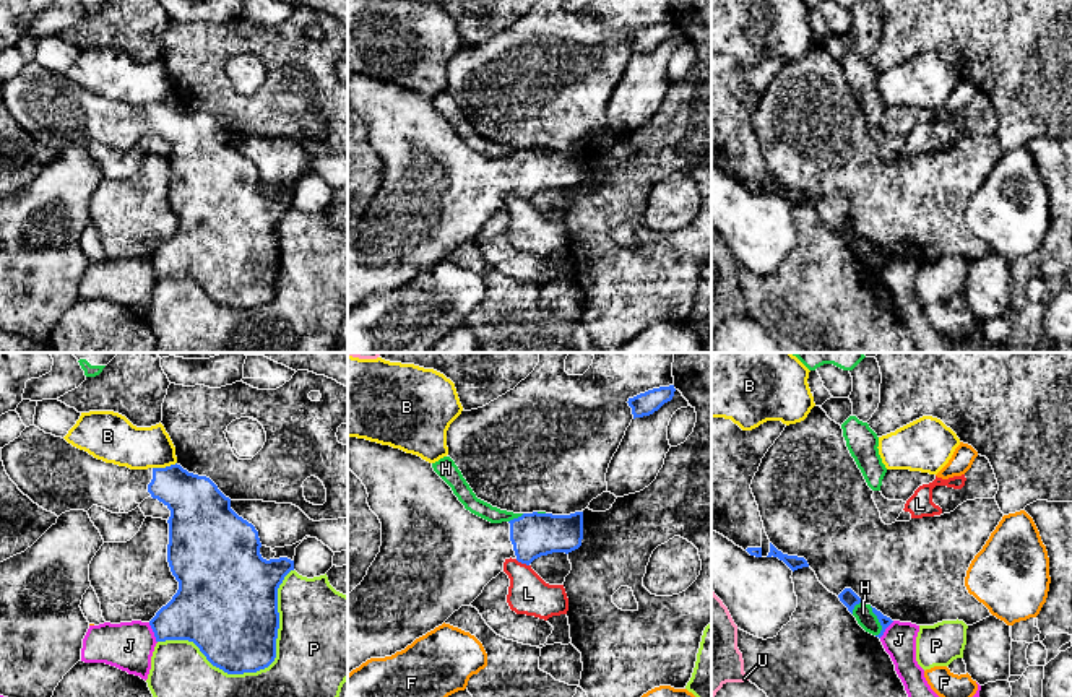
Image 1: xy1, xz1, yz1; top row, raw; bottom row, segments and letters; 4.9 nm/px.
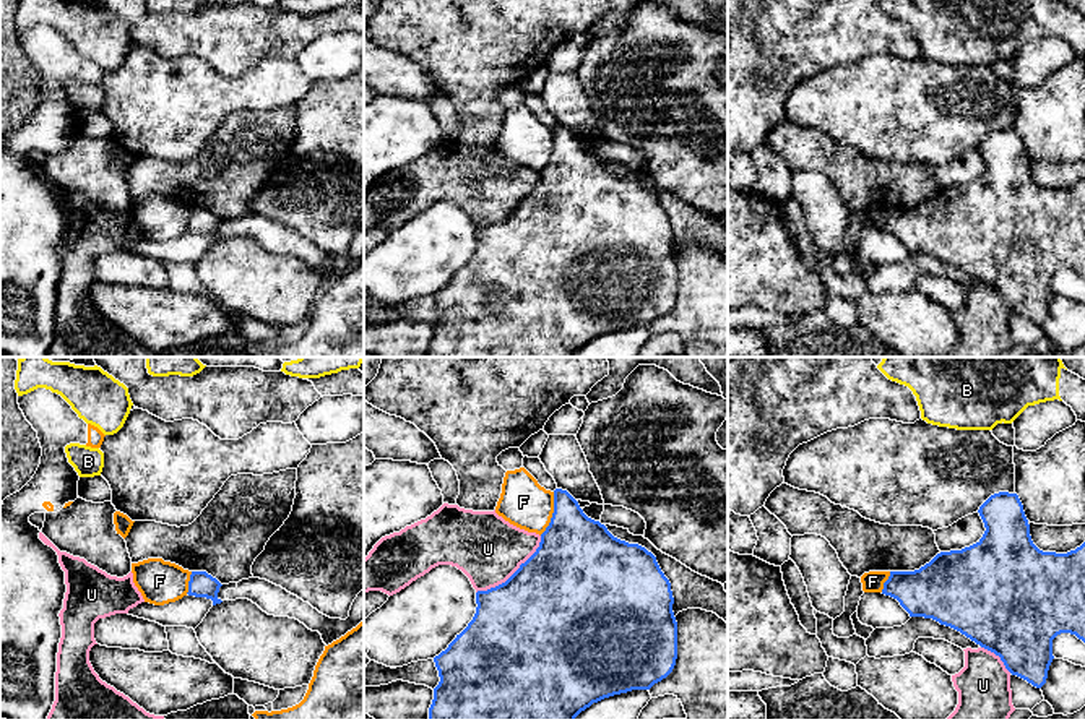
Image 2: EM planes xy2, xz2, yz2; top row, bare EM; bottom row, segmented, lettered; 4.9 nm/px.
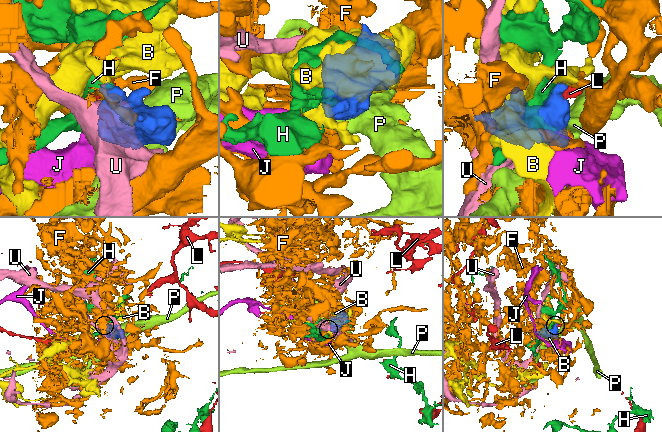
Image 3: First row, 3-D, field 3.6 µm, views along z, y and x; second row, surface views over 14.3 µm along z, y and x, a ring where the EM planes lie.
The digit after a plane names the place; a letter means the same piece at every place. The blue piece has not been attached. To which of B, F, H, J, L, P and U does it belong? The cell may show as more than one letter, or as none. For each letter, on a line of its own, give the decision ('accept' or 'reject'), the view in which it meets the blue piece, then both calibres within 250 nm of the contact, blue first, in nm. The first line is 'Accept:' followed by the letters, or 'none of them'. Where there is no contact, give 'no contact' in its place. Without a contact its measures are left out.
Accept: none of them
B: reject; contact in xy1; calibres 280 and 220 nm
F: reject; contact in xz2; calibres 400 and 240 nm
H: reject; contact in yz1; calibres 50 and 90 nm
J: reject; contact in xy1; calibres 300 and 240 nm
L: reject; contact in xz1; calibres 220 and 200 nm
P: reject; contact in xy1; calibres 420 and 340 nm
U: reject; contact in xz2; calibres 500 and 340 nm

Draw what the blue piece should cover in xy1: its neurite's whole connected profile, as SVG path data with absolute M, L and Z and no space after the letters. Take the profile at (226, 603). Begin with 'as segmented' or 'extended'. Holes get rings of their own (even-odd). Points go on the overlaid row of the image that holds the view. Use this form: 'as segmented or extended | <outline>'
extended | M34 424L2 448L2 461L18 489L57 517L70 510L88 512L93 505L128 513L148 497L162 502L171 510L167 562L179 590L149 621L156 642L193 642L213 666L227 674L257 673L274 661L278 588L294 570L294 561L263 559L258 531L231 509L231 499L210 478L188 473L177 463L148 470L106 463Z

